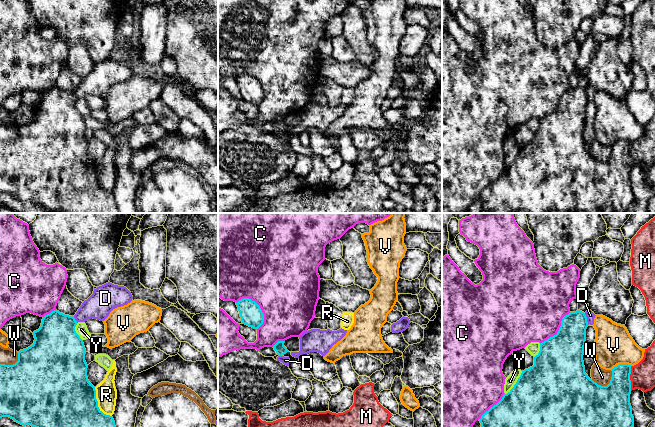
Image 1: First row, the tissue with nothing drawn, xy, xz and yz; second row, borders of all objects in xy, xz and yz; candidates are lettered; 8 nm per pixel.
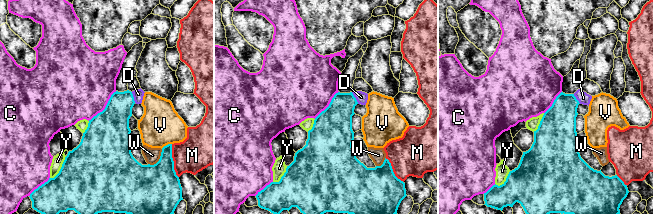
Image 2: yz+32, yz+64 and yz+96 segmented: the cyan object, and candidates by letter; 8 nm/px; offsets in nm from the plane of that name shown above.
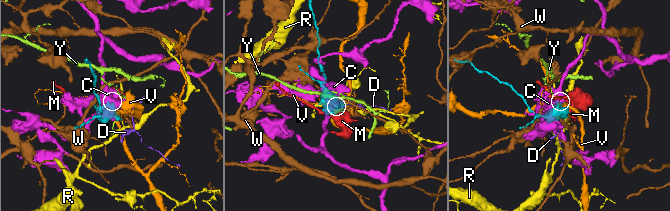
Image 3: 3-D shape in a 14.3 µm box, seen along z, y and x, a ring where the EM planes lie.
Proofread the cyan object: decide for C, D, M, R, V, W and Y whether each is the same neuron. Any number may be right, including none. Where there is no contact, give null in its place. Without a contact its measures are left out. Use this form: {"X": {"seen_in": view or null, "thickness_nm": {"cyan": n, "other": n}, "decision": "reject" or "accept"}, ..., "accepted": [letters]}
{"C": {"seen_in": "xz", "thickness_nm": {"cyan": 180, "other": 500}, "decision": "reject"}, "D": {"seen_in": "yz", "thickness_nm": {"cyan": 260, "other": 70}, "decision": "reject"}, "M": {"seen_in": "yz", "thickness_nm": {"cyan": 300, "other": 200}, "decision": "reject"}, "R": {"seen_in": "xy", "thickness_nm": {"cyan": 480, "other": 180}, "decision": "reject"}, "V": {"seen_in": "yz", "thickness_nm": {"cyan": 220, "other": 300}, "decision": "reject"}, "W": {"seen_in": "yz", "thickness_nm": {"cyan": 480, "other": 130}, "decision": "reject"}, "Y": {"seen_in": "yz", "thickness_nm": {"cyan": 500, "other": 90}, "decision": "reject"}, "accepted": []}

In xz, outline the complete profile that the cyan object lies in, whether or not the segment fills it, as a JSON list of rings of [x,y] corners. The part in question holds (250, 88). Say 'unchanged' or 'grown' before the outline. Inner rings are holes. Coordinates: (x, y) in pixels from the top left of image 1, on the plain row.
unchanged; [[[249,74],[236,78],[243,100],[258,105],[264,98],[264,90],[260,82]]]

